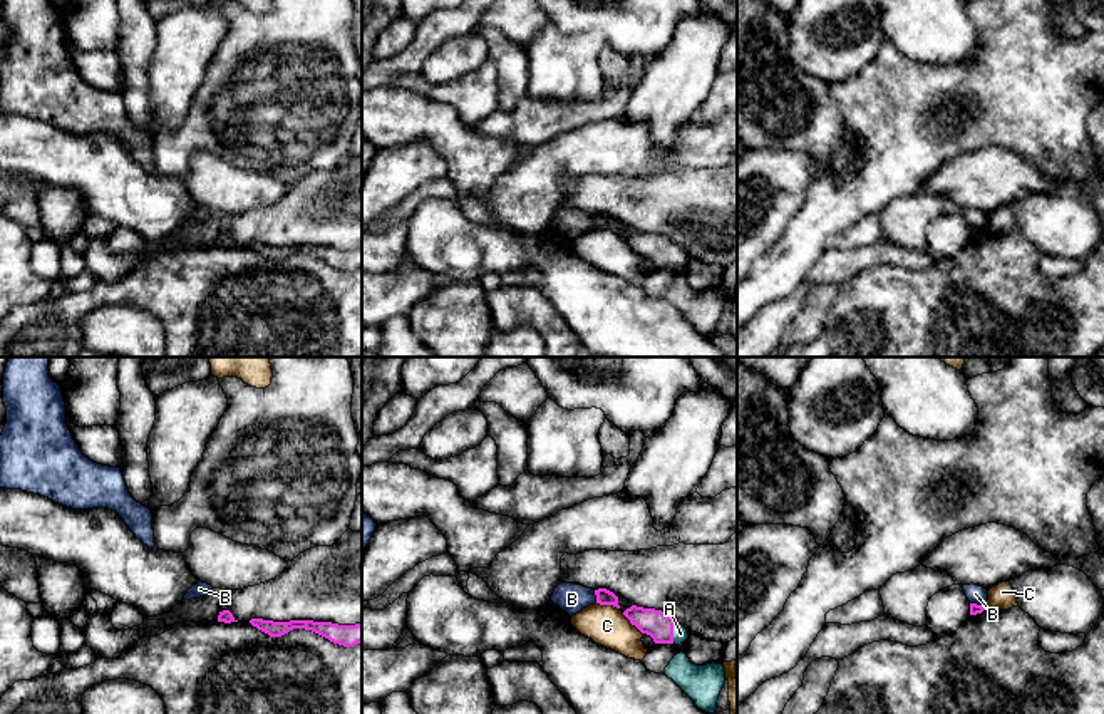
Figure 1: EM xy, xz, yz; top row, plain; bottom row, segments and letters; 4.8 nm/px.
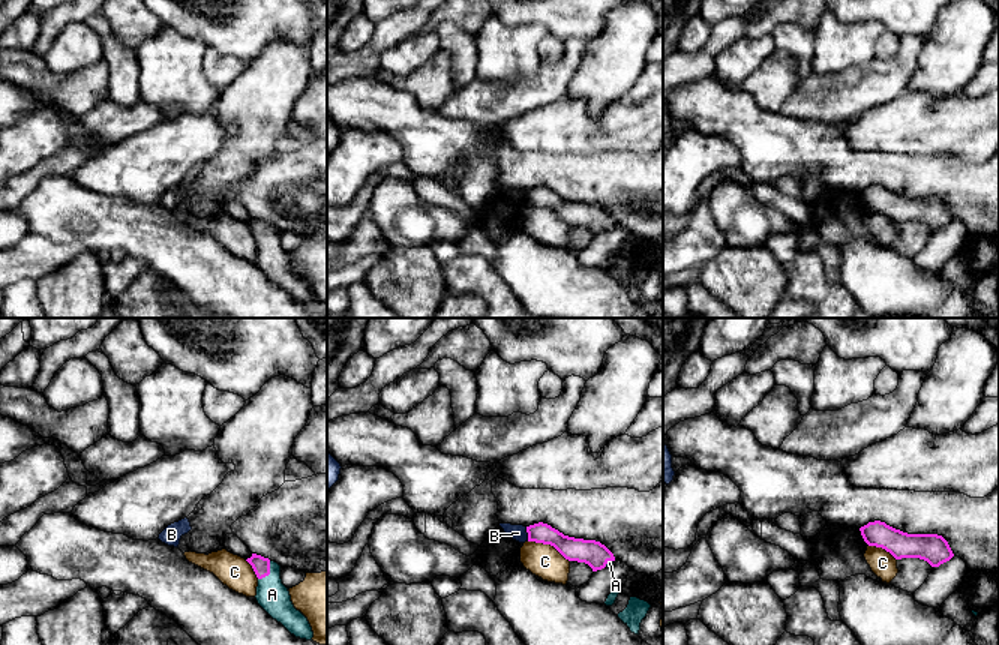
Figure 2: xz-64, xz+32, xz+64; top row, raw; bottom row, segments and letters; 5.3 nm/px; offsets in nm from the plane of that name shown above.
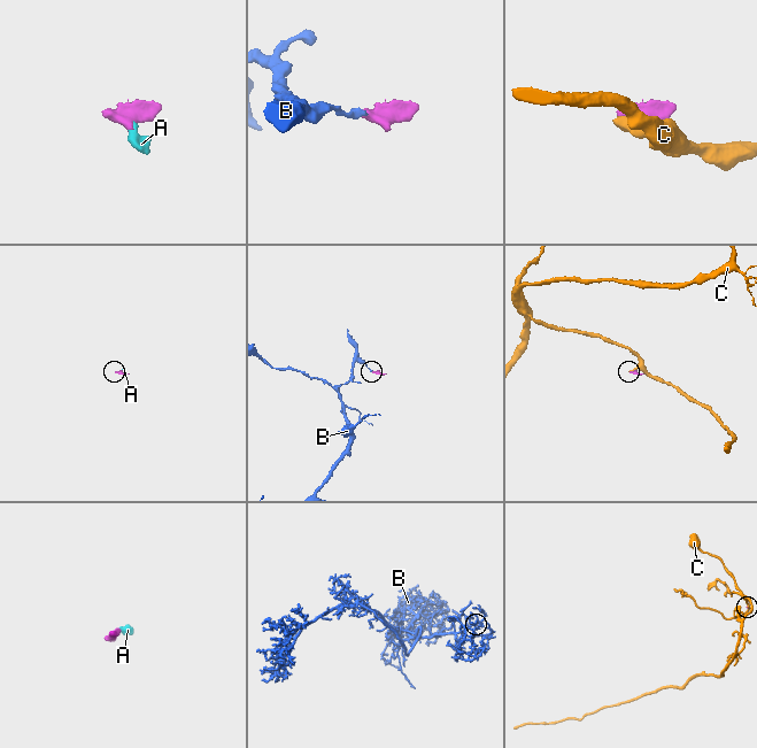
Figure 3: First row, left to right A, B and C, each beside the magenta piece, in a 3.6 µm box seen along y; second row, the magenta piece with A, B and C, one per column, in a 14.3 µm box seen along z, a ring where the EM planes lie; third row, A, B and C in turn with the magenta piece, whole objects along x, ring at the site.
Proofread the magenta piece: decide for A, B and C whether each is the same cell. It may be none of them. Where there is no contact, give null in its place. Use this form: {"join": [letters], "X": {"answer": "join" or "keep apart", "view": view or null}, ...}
{"join": ["A"], "A": {"answer": "join", "view": "xz"}, "B": {"answer": "keep apart", "view": "xz"}, "C": {"answer": "keep apart", "view": "xz"}}

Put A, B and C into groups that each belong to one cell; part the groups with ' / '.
A / B / C

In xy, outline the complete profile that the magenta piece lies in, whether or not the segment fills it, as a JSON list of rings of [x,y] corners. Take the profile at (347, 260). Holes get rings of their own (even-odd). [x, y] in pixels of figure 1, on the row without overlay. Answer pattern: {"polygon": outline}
{"polygon": [[[251,243],[250,248],[258,255],[268,258],[270,261],[281,261],[293,253],[305,253],[343,272],[353,272],[362,266],[362,248],[338,250],[332,246],[313,246],[313,245],[273,246],[263,243]]]}

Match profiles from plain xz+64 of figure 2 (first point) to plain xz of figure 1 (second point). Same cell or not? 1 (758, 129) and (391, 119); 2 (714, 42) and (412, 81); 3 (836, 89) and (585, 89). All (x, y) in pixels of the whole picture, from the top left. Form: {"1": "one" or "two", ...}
{"1": "one", "2": "two", "3": "two"}

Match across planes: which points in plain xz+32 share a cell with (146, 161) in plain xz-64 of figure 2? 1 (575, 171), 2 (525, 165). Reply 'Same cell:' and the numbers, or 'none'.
Same cell: none

